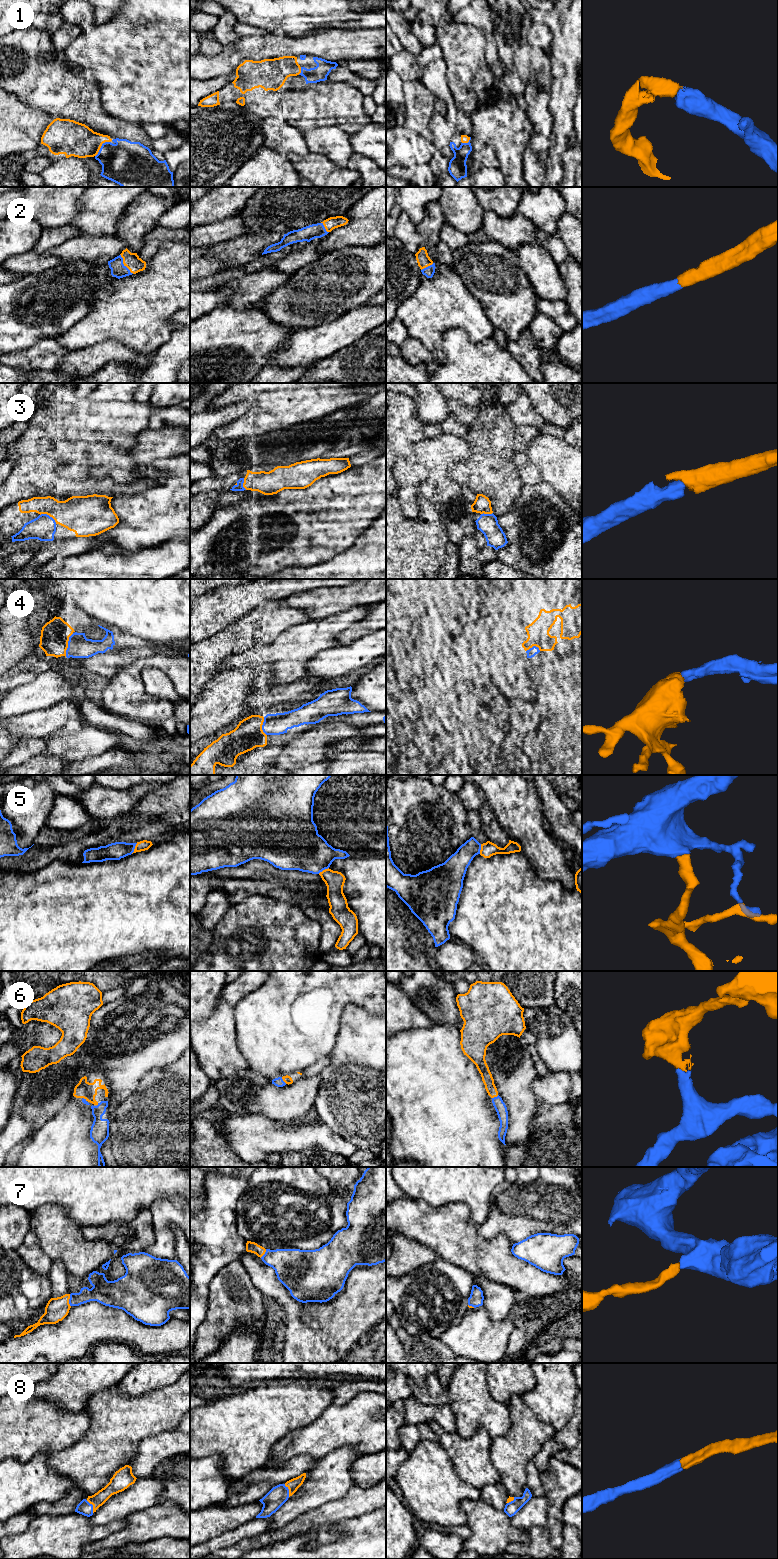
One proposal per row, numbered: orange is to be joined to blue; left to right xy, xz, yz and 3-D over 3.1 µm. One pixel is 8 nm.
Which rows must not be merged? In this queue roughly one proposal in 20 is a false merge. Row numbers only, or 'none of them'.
none of them

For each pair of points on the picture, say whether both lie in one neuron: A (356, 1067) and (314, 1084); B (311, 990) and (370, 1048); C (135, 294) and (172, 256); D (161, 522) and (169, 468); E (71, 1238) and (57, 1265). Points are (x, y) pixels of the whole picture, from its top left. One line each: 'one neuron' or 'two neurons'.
A: two neurons
B: two neurons
C: one neuron
D: one neuron
E: two neurons

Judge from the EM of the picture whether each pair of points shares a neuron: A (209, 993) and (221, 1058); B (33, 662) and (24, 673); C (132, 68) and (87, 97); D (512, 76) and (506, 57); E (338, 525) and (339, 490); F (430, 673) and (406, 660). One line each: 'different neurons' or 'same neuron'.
A: different neurons
B: same neuron
C: different neurons
D: same neuron
E: same neuron
F: different neurons

